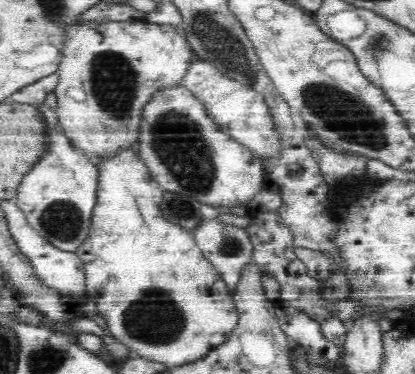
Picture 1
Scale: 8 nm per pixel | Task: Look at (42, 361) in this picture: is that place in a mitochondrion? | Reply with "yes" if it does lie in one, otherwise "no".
yes

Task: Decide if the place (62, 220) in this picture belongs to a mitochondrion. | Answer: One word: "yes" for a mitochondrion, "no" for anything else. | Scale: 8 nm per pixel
yes

